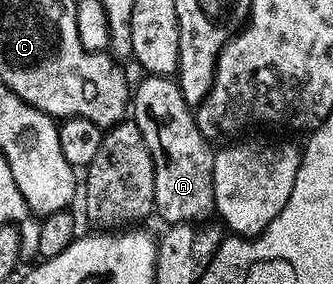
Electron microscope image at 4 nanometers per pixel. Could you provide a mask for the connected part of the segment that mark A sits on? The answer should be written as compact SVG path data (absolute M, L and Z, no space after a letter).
M146 74L139 80L138 86L132 90L132 121L140 128L140 132L144 136L144 144L148 144L148 152L152 152L152 164L154 165L154 208L157 217L163 218L163 223L173 224L175 222L193 222L201 224L215 213L214 208L214 156L215 151L210 150L211 143L200 132L198 120L195 111L186 103L184 96L180 92L177 81L173 77L164 74Z

